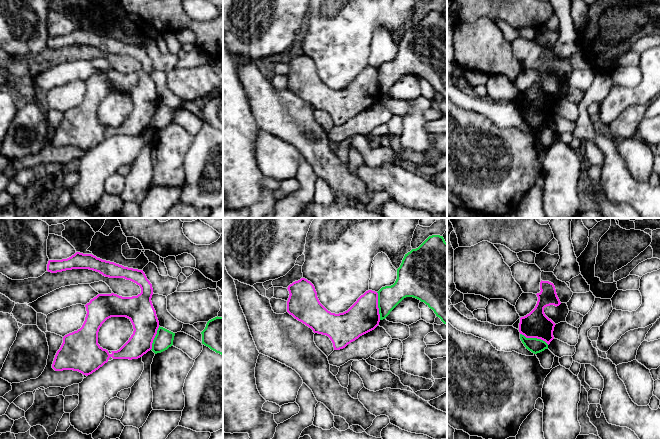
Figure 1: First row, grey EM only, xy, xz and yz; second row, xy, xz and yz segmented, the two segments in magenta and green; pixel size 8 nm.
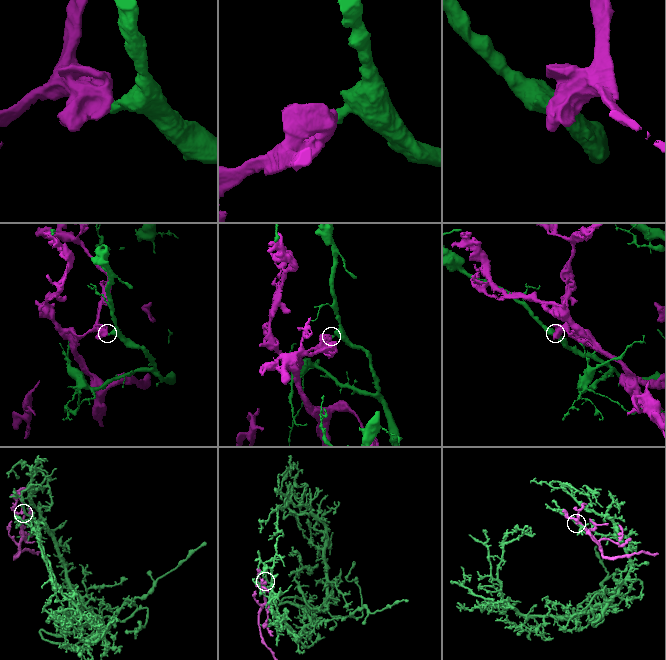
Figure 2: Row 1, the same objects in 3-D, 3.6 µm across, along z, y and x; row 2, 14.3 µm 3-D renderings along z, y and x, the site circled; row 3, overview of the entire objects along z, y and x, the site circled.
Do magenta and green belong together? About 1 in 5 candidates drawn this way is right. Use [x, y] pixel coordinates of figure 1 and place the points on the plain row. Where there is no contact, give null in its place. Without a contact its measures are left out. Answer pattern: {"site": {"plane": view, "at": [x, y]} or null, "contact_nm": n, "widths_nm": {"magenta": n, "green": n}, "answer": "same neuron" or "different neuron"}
{"site": {"plane": "yz", "at": [534, 113]}, "contact_nm": 240, "widths_nm": {"magenta": 220, "green": 120}, "answer": "different neuron"}

